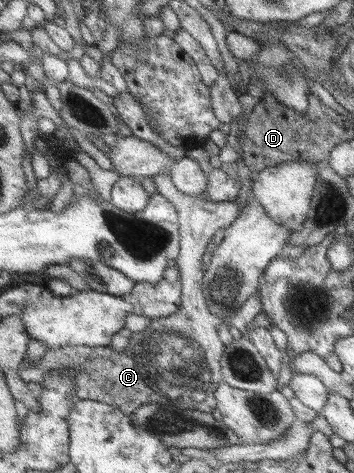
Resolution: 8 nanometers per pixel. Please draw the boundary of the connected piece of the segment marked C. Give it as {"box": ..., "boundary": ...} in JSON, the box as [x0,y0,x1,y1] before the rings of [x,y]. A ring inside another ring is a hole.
{"box":[19,172,241,415],"boundary":[[[164,172],[155,175],[156,193],[166,197],[178,209],[181,233],[181,254],[176,264],[181,271],[183,302],[181,309],[165,318],[152,319],[149,327],[132,333],[130,346],[124,353],[117,354],[110,346],[90,348],[67,346],[50,348],[40,363],[21,368],[19,374],[27,383],[37,384],[45,379],[53,369],[74,368],[79,371],[76,377],[77,394],[80,400],[98,400],[120,407],[128,415],[144,404],[160,402],[172,403],[178,408],[200,410],[204,413],[218,411],[218,398],[215,391],[223,380],[221,359],[225,346],[220,341],[218,327],[226,323],[226,318],[214,315],[205,298],[204,255],[206,247],[214,235],[227,229],[241,214],[238,201],[215,203],[200,196],[190,196],[176,189],[171,175]]]}

